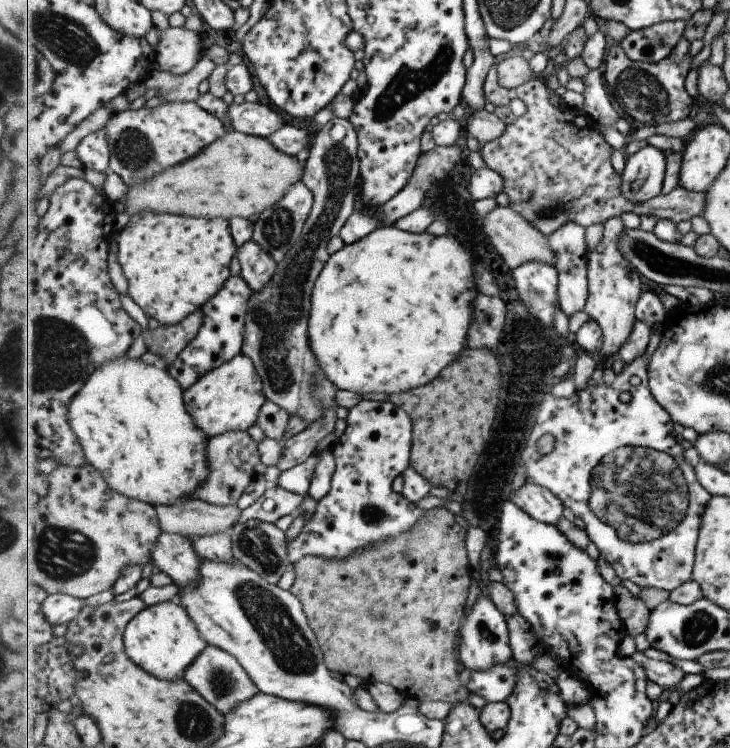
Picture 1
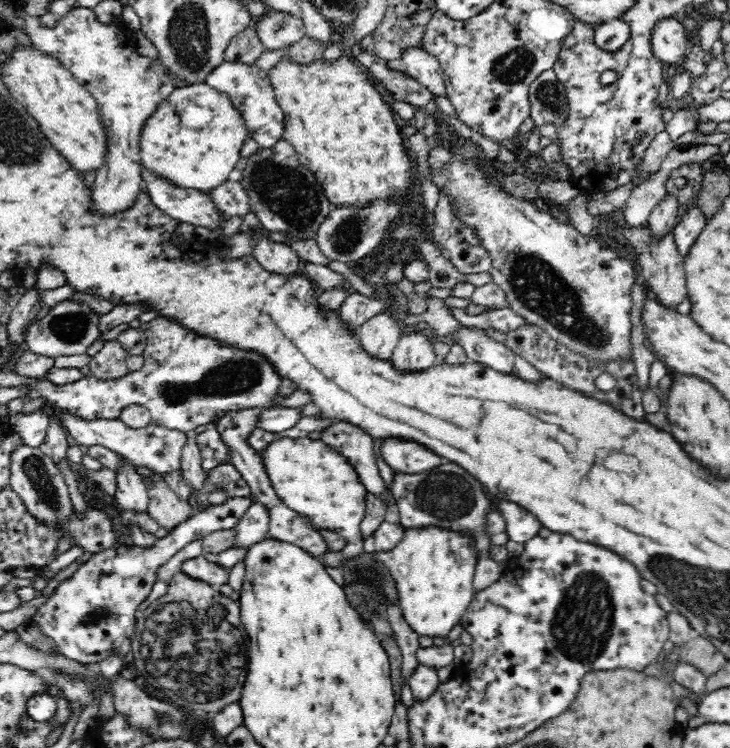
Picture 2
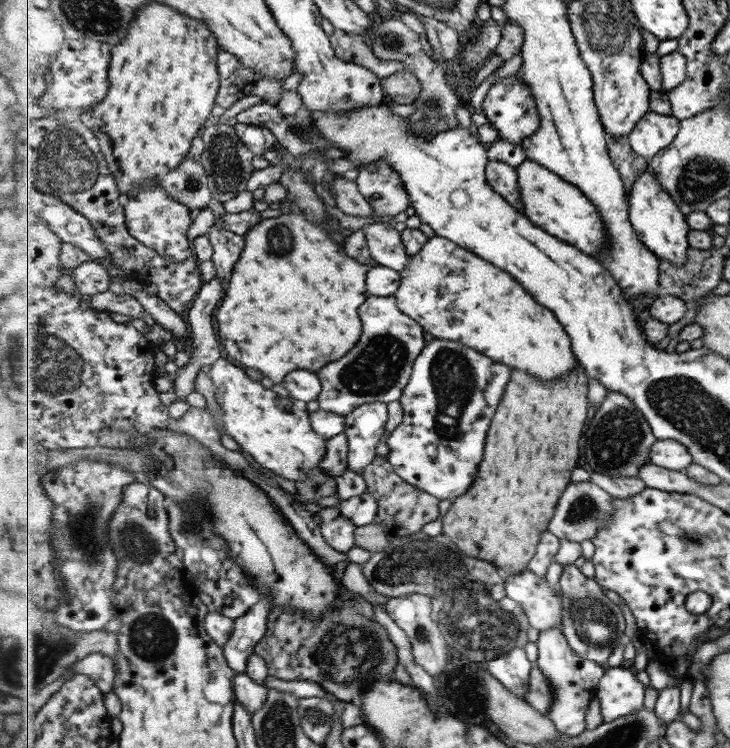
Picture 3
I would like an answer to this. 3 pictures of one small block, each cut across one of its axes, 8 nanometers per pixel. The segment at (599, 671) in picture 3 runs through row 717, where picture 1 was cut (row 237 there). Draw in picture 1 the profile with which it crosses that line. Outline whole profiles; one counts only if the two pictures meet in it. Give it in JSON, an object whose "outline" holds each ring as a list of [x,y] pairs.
{"outline":[[[569,222],[549,237],[553,252],[557,252],[556,269],[560,274],[560,307],[567,316],[584,311],[589,298],[588,279],[588,231],[589,228]]]}

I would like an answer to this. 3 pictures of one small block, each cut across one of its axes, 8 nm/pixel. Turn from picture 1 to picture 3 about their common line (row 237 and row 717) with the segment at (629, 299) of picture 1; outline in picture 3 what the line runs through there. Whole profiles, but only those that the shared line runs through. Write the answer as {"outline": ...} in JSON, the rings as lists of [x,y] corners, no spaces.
{"outline":[[[628,664],[607,667],[596,689],[605,723],[640,711],[644,707],[648,687]]]}

